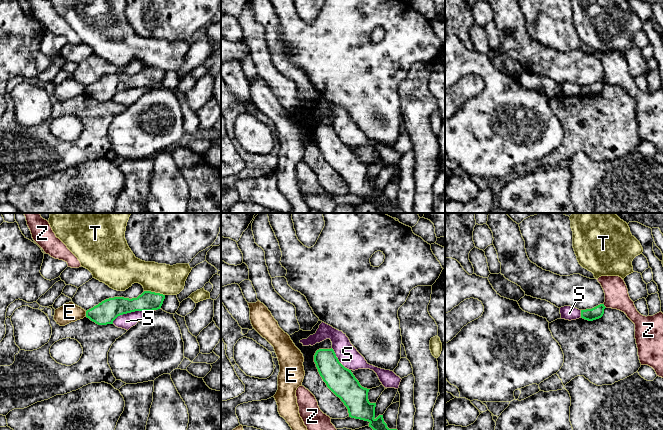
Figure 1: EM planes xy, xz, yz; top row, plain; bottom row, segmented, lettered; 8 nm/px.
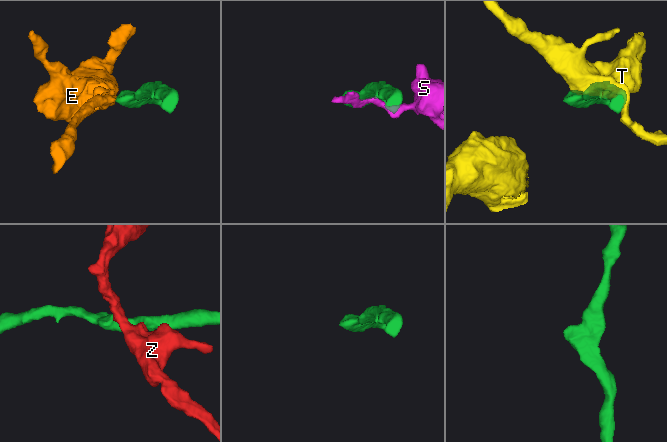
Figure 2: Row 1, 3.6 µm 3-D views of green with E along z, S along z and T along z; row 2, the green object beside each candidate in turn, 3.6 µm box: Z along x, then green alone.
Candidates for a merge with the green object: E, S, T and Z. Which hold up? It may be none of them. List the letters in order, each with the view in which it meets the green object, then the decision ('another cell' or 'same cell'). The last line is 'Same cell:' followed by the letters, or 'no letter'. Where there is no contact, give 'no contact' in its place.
E: xy | another cell
S: xy | another cell
T: xy | another cell
Z: yz | another cell
Same cell: no letter

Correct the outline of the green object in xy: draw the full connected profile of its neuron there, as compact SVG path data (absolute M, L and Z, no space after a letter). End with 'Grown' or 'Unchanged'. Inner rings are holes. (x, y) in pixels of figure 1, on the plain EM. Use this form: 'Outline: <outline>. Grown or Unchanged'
Outline: M144 67L137 74L109 74L86 87L86 93L98 101L113 100L120 91L135 87L153 87L161 84L165 71Z. Unchanged

